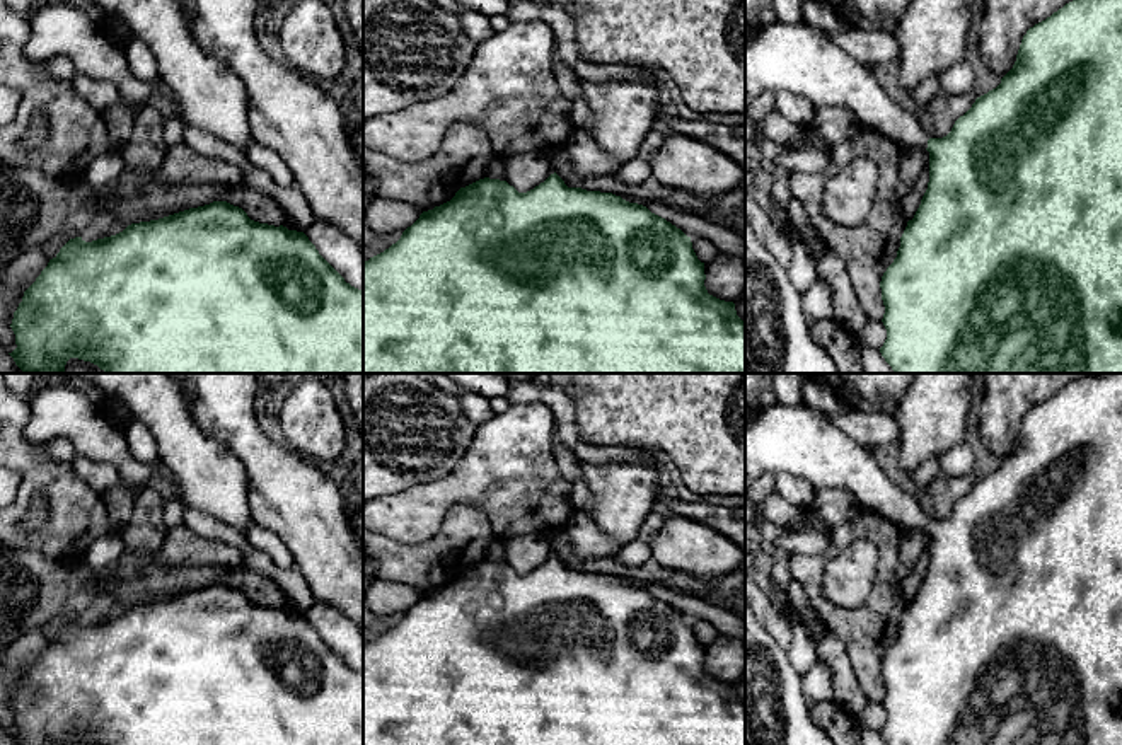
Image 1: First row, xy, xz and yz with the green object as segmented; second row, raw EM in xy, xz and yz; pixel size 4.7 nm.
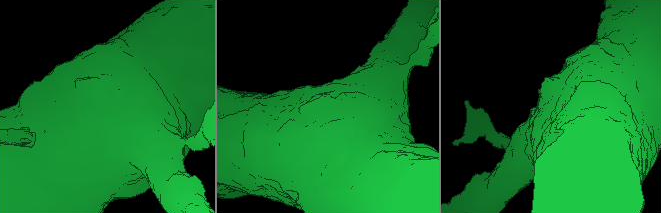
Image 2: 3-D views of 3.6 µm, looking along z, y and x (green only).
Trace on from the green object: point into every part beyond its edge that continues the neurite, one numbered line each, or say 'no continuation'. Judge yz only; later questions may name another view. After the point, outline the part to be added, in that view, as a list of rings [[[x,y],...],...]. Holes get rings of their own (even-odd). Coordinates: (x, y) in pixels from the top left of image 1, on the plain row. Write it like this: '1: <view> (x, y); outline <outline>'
1: yz (800, 440); outline [[[803,402],[762,409],[745,428],[745,489],[764,472],[788,472],[808,481],[817,493],[844,488],[856,500],[897,527],[928,530],[929,517],[916,496],[904,493],[882,471],[875,455],[853,442],[830,419],[829,413]]]

